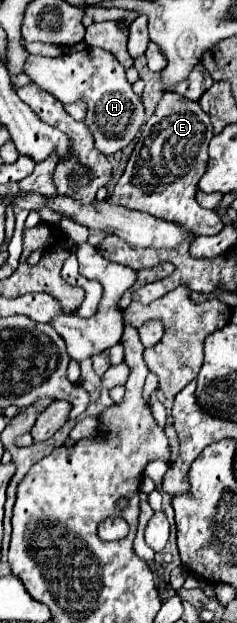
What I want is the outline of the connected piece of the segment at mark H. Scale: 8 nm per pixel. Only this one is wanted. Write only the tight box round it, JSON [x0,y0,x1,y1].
[25,48,147,156]

